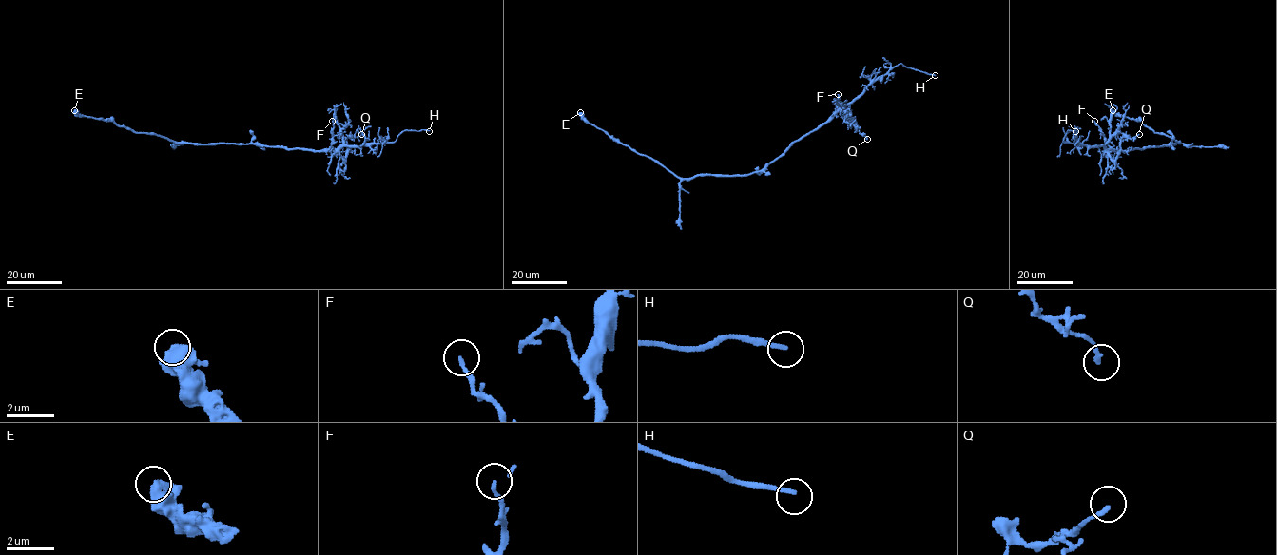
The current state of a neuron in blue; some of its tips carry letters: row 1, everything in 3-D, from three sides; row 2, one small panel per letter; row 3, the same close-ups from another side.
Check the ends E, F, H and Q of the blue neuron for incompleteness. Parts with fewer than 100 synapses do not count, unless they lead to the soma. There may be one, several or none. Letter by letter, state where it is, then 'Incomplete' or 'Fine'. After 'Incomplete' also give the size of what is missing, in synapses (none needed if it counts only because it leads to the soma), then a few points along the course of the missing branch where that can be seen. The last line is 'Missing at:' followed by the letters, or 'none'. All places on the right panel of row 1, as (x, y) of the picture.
E: Place: (1112, 110). Fine
F: Place: (1094, 121). Fine
H: Place: (1075, 131). Incomplete. Course of what is missing: (1075, 131), (1092, 140), (1094, 146)
Q: Place: (1139, 134). Fine
Missing at: H

